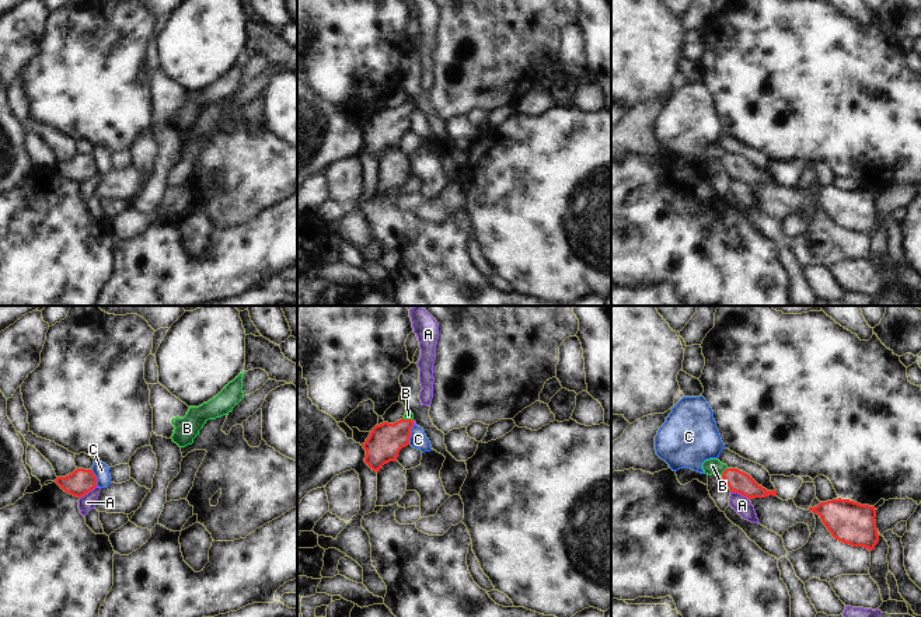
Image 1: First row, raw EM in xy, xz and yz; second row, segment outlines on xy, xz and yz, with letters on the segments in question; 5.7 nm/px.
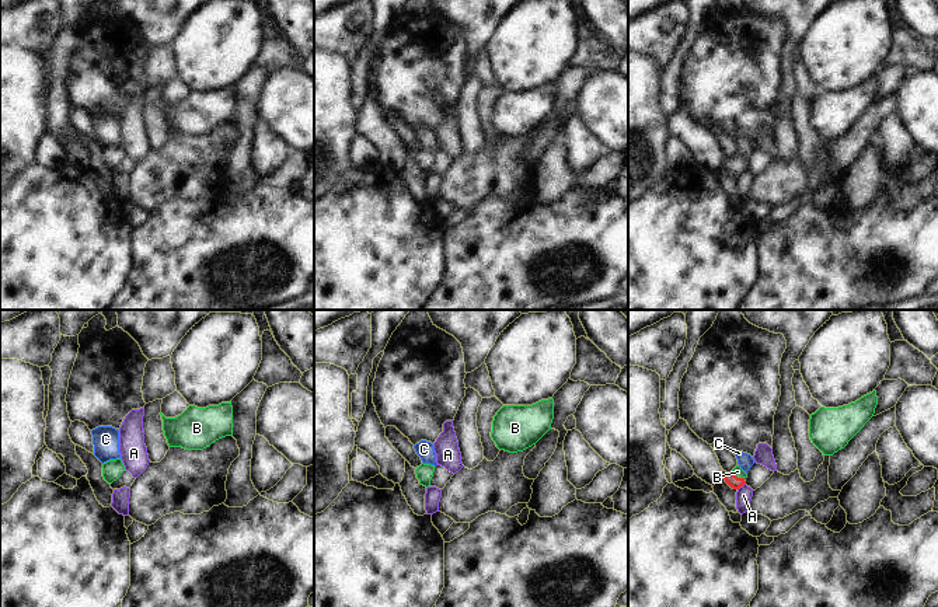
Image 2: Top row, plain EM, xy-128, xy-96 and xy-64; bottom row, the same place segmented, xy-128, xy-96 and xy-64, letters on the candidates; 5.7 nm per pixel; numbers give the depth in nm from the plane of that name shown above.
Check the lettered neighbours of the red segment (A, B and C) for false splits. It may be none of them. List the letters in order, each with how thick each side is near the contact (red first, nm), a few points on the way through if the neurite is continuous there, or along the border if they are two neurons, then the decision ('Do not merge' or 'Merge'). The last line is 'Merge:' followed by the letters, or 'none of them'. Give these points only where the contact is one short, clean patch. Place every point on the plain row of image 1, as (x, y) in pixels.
A: Thickness 130 nm (red) against 100 nm. Boundary: yz (731, 177), (749, 184). Do not merge
B: Thickness 130 nm (red) against 90 nm. Path across: yz (738, 167), (724, 157), (712, 152). Merge
C: Thickness 200 nm (red) against 100 nm. Boundary: xz (414, 111), (408, 129). Do not merge
Merge: B.

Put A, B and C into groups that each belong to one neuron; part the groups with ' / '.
A / B / C

